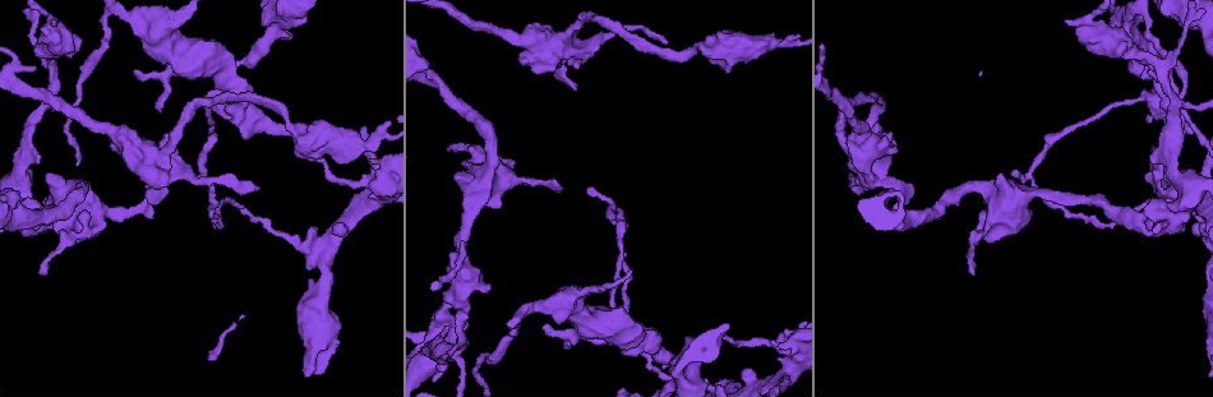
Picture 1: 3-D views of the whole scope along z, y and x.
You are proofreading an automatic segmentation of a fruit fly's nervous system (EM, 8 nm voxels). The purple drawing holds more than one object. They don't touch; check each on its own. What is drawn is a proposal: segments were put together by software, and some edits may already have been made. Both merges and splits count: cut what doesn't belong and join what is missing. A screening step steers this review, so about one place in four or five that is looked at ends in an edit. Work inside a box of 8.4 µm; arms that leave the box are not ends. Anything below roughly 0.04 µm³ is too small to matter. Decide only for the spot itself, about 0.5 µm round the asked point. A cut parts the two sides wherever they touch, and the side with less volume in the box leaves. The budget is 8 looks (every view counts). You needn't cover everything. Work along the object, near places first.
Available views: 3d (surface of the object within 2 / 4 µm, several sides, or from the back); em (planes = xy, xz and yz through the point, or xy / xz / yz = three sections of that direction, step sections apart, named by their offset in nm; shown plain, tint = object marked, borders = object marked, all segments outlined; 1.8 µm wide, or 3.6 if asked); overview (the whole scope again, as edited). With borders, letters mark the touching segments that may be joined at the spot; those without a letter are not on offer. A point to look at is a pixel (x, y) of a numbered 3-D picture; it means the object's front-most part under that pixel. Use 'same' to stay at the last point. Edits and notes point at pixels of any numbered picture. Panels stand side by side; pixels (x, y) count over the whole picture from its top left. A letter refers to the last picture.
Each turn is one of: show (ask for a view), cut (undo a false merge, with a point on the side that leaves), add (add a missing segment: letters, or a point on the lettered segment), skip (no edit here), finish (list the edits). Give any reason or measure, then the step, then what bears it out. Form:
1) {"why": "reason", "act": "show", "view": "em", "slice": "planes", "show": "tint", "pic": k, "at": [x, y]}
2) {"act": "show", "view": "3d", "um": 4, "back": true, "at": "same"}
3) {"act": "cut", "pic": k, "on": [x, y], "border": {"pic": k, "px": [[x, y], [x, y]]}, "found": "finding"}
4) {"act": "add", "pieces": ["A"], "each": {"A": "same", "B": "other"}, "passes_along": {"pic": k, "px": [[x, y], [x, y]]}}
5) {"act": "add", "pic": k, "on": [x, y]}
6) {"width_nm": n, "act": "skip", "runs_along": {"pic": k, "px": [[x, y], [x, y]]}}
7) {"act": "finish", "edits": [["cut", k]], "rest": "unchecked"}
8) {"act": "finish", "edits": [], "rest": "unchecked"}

{"why": "three arms meet", "act": "show", "view": "em", "slice": "planes", "show": "borders", "pic": 1, "at": [441, 325]}

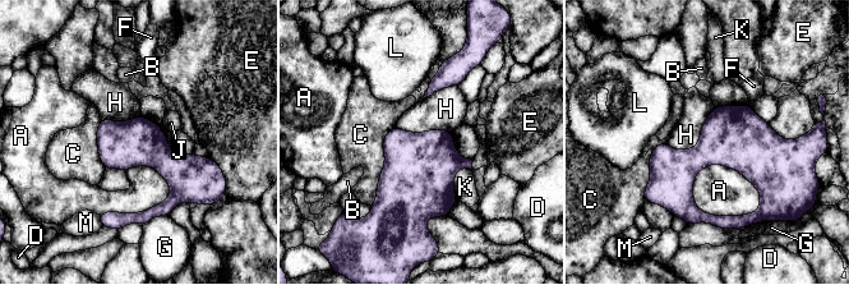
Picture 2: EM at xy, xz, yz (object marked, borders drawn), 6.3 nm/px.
{"longest_contact_nm": ["C", 550], "act": "skip", "each": {"A": "other", "B": "other", "C": "other", "D": "other", "E": "other", "F": "other", "G": "other", "H": "other", "J": "other", "K": "other", "L": "other", "M": "other"}, "border": {"pic": 2, "px": [[715, 107], [692, 148], [665, 143]]}, "found": "continuous, no second neuron"}

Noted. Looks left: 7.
{"why": "arms part here", "act": "show", "view": "em", "slice": "planes", "show": "borders", "pic": 1, "at": [460, 288]}

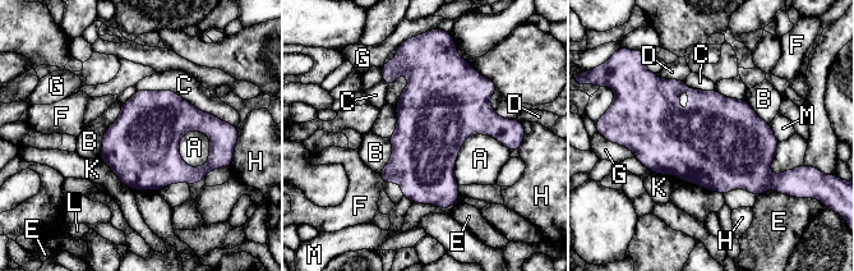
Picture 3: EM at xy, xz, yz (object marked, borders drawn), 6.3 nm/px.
{"longest_contact_nm": ["C", 600], "act": "skip", "each": {"A": "other", "B": "other", "C": "other", "D": "other", "E": "other", "F": "other", "G": "other", "H": "other", "K": "other", "L": "other", "M": "other"}, "found": "continuous, no second neuron"}

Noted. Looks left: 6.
{"why": "a narrow waist", "act": "show", "view": "em", "um": 3.6, "slice": "planes", "show": "borders", "pic": 1, "at": [1158, 100]}

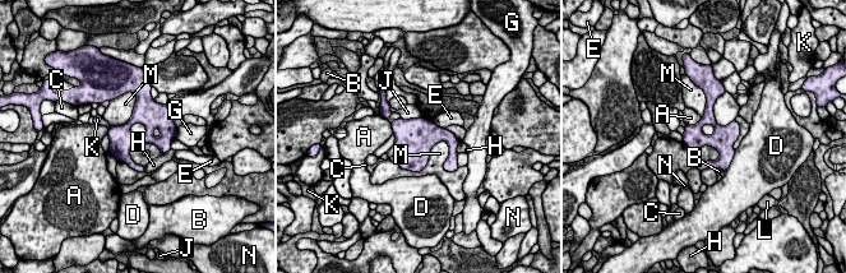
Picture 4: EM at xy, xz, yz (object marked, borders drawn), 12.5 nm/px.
{"act": "skip", "each": {"A": "other", "B": "other", "C": "other", "D": "other", "E": "other", "G": "other", "H": "other", "J": "other", "K": "other", "L": "other", "M": "other", "N": "other"}, "border": {"pic": 4, "px": [[449, 146], [397, 163]]}, "found": "all the same neuron"}

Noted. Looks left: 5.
{"why": "an open end", "act": "show", "view": "3d", "um": 4, "pic": 1, "at": [575, 90]}

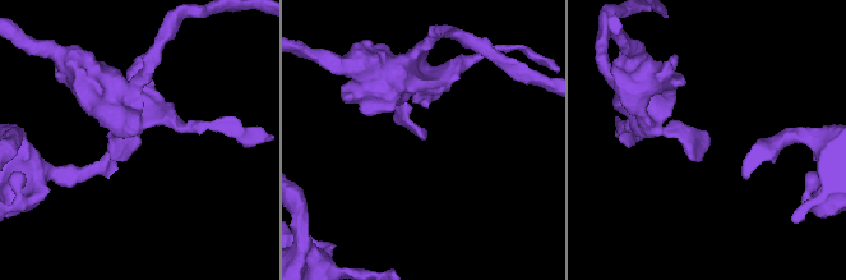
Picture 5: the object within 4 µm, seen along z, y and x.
{"why": "need the tissue", "act": "show", "view": "em", "slice": "xy", "step": 8, "show": "tint", "pic": 5, "at": [423, 138]}

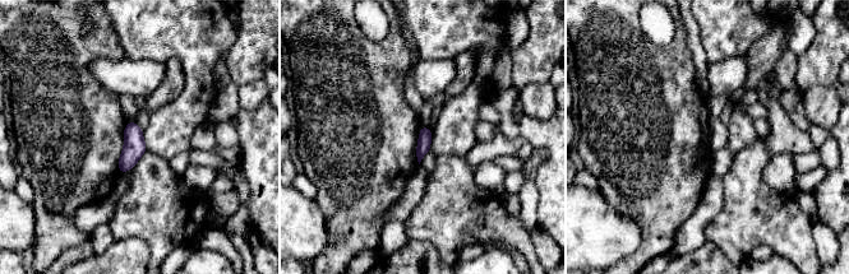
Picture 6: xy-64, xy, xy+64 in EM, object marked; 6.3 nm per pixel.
{"act": "show", "view": "em", "slice": "planes", "show": "borders", "at": "same"}

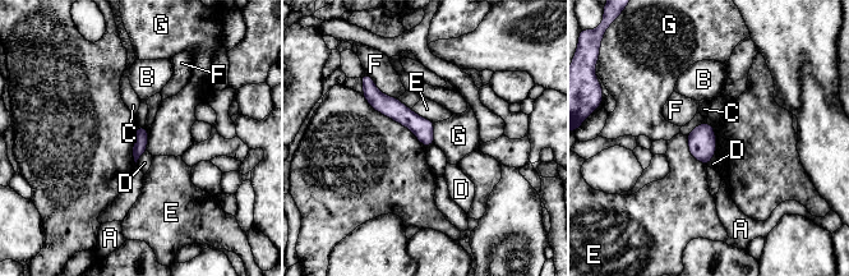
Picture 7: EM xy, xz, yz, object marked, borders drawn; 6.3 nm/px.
{"longest_contact_nm": ["F", 240], "act": "skip", "each": {"A": "other", "B": "other", "C": "other", "D": "other", "E": "other", "F": "other", "G": "other"}, "runs_along": {"pic": 7, "px": [[367, 93], [406, 116], [430, 141]]}, "found": "none of them fits"}

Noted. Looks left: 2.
{"act": "finish", "edits": [], "rest": "unchecked"}

